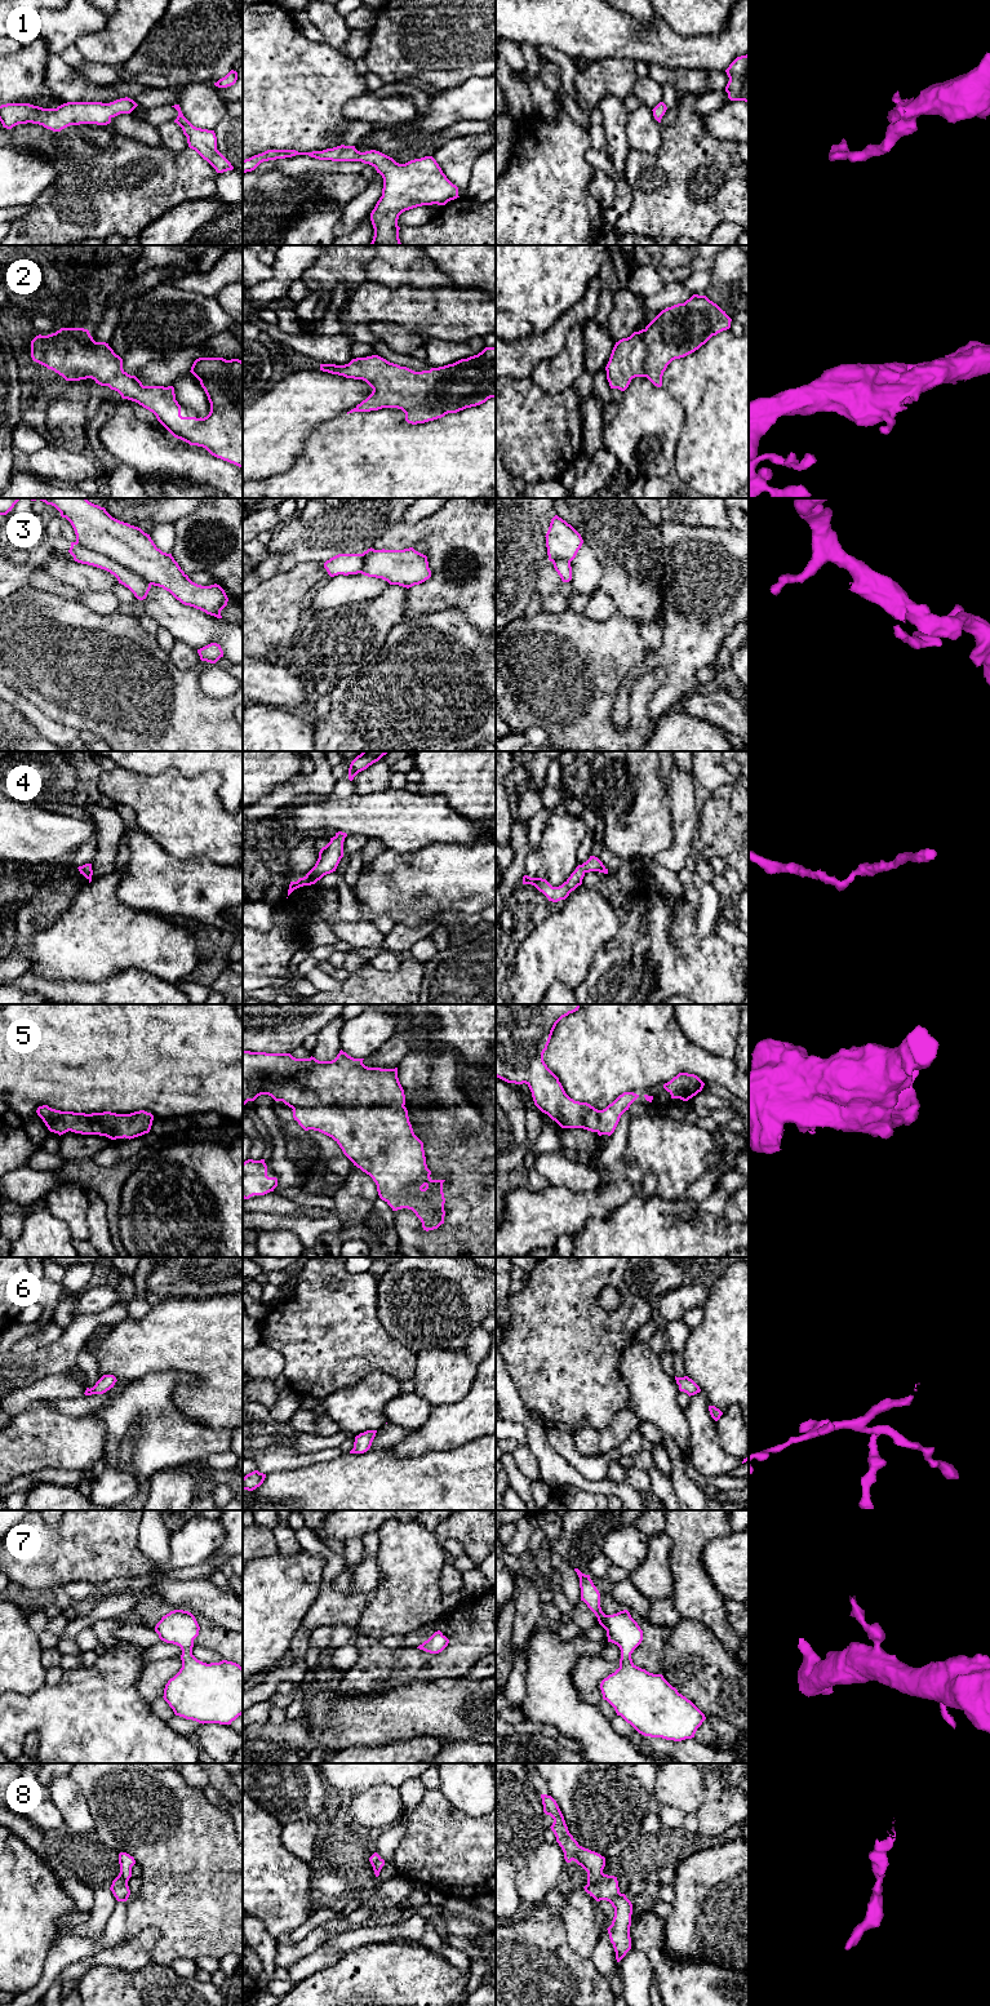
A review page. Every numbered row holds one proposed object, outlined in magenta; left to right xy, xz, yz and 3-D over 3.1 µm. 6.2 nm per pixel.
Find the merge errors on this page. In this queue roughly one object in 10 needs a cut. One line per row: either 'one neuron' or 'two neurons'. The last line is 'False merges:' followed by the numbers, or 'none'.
1: one neuron
2: one neuron
3: two neurons
4: one neuron
5: one neuron
6: one neuron
7: one neuron
8: one neuron
False merges: 3

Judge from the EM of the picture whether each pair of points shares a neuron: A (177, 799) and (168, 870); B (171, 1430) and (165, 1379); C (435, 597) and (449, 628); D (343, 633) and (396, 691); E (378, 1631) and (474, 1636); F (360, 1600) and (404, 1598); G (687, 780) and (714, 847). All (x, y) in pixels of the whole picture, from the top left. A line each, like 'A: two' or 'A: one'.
A: two
B: one
C: two
D: two
E: two
F: two
G: two

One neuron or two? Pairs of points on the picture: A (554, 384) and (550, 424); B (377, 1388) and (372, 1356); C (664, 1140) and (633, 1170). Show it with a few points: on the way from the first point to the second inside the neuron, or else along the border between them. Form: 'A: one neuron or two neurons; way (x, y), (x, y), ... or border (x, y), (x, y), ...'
A: two neurons; border (529, 377), (547, 393), (560, 393), (572, 387)
B: two neurons; border (402, 1381), (387, 1374), (368, 1372), (347, 1385)
C: two neurons; border (625, 1165), (634, 1163), (643, 1174)

